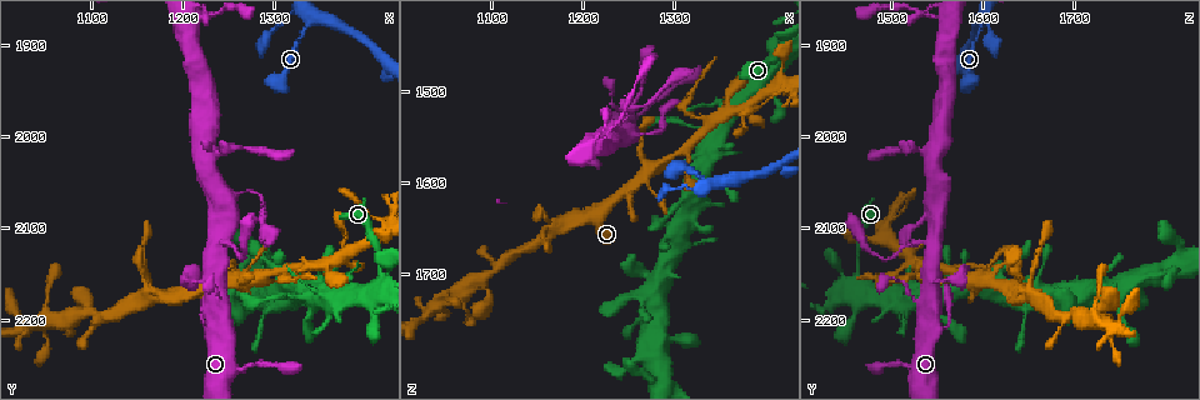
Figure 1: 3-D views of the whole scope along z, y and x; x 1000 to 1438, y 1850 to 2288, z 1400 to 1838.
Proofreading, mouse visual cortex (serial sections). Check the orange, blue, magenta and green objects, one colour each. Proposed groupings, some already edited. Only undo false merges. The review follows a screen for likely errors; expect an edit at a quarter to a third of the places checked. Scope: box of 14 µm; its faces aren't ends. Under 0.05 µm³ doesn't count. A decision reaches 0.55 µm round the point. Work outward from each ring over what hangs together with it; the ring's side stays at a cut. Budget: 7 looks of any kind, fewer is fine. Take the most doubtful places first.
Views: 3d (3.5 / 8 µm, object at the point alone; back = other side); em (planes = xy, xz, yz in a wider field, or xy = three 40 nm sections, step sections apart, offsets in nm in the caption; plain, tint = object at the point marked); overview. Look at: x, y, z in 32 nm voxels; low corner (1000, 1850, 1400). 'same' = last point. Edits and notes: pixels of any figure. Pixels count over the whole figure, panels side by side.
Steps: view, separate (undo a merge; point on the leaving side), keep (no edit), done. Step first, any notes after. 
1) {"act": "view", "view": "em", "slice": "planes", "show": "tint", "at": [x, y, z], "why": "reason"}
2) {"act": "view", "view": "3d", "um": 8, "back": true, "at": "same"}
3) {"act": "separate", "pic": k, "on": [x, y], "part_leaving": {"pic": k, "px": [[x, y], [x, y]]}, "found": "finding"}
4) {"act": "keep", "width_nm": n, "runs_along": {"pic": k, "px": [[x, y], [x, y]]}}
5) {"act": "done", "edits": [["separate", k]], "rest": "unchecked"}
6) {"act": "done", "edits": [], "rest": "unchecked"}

{"act": "view", "view": "3d", "um": 8, "at": [1415, 2160, 1465], "why": "sharp bend"}

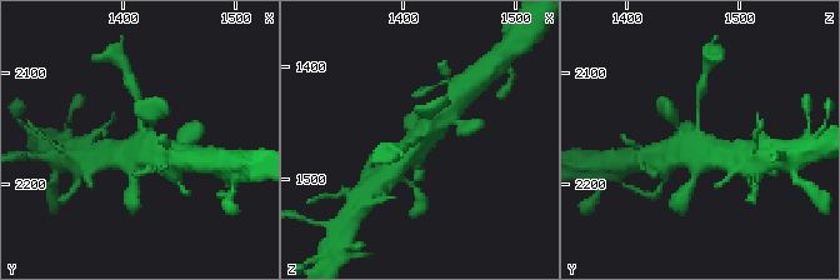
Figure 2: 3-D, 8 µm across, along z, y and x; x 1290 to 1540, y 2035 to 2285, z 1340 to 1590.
{"act": "view", "view": "3d", "um": 3.5, "at": [1414, 2156, 1466], "why": "closer look"}

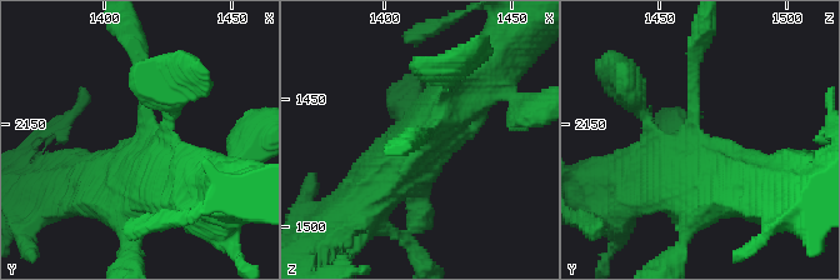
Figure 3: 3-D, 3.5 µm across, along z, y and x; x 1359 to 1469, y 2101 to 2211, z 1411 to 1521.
{"act": "view", "view": "em", "slice": "xy", "step": 2, "show": "tint", "at": [1415, 2158, 1465], "why": "shape alone is not enough"}

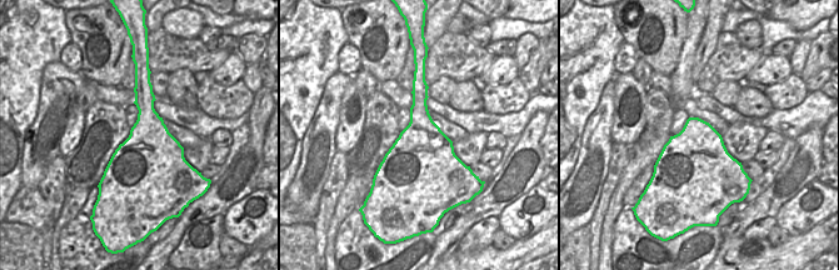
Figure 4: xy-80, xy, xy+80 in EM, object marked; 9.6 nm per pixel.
{"act": "keep", "runs_along": {"pic": 3, "px": [[695, 61], [699, 164], [740, 184]]}, "found": "all the same cell"}

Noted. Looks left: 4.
{"act": "view", "view": "3d", "um": 8, "back": true, "at": [1340, 2140, 1535], "why": "side arm on a straight run"}

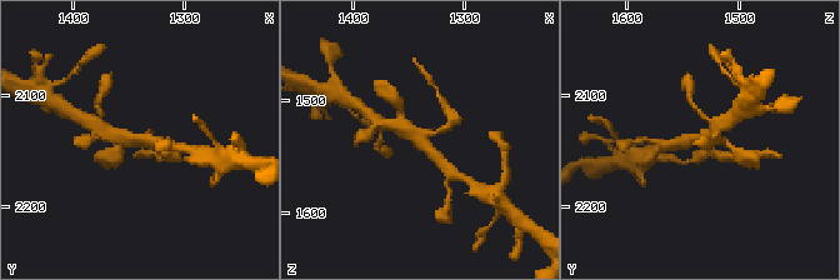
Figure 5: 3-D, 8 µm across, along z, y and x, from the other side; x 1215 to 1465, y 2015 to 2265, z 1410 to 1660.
{"act": "view", "view": "em", "slice": "xy", "step": 1, "show": "tint", "at": [1338, 2142, 1536], "arms": 3, "arm_widths_nm": [200, 300, 350]}

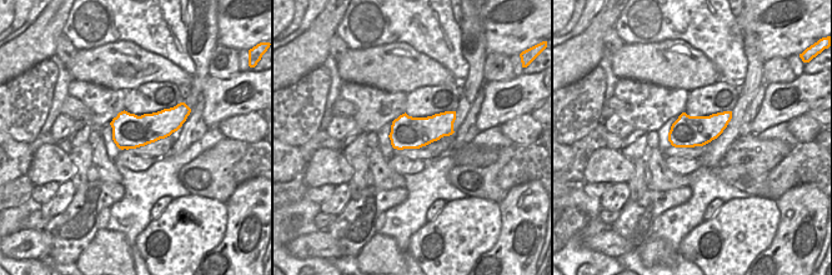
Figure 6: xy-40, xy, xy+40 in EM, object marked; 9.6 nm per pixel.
{"act": "separate", "pic": 5, "on": [169, 155], "part_leaving": {"pic": 5, "px": [[428, 133], [451, 123], [441, 101]]}, "found": "a second cell is stuck on"}

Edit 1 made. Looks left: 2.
{"act": "view", "view": "3d", "um": 3.5, "at": [1260, 2060, 1550]}

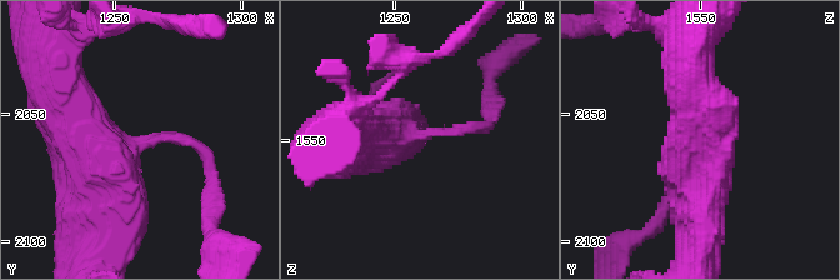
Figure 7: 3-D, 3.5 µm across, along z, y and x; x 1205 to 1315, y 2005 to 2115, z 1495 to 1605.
{"act": "view", "view": "em", "slice": "xy", "step": 3, "show": "tint", "at": [1256, 2063, 1547], "why": "need the tissue"}

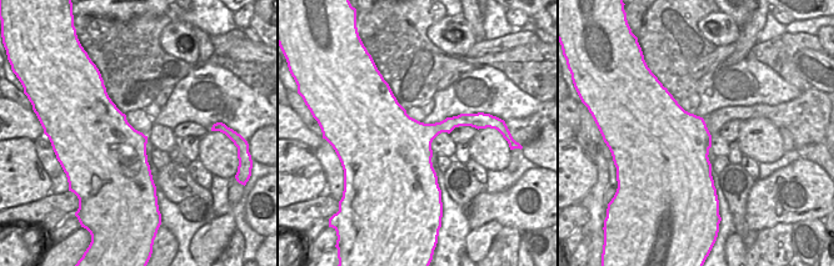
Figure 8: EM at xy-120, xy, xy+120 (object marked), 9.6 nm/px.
{"act": "keep", "width_nm": 650, "runs_along": {"pic": 7, "px": [[101, 245], [101, 156], [60, 88]]}, "found": "all the same cell"}

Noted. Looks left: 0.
{"act": "done", "edits": [["separate", 5]], "rest": "unchecked"}

